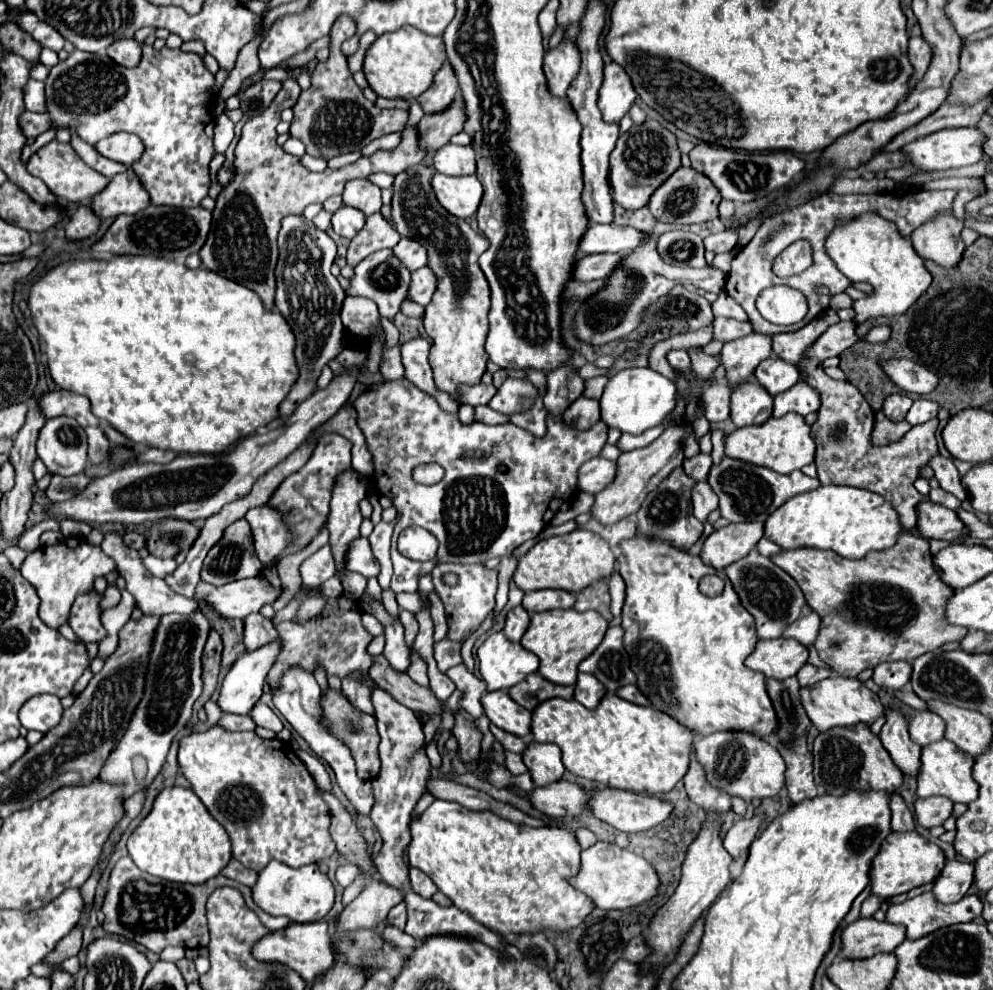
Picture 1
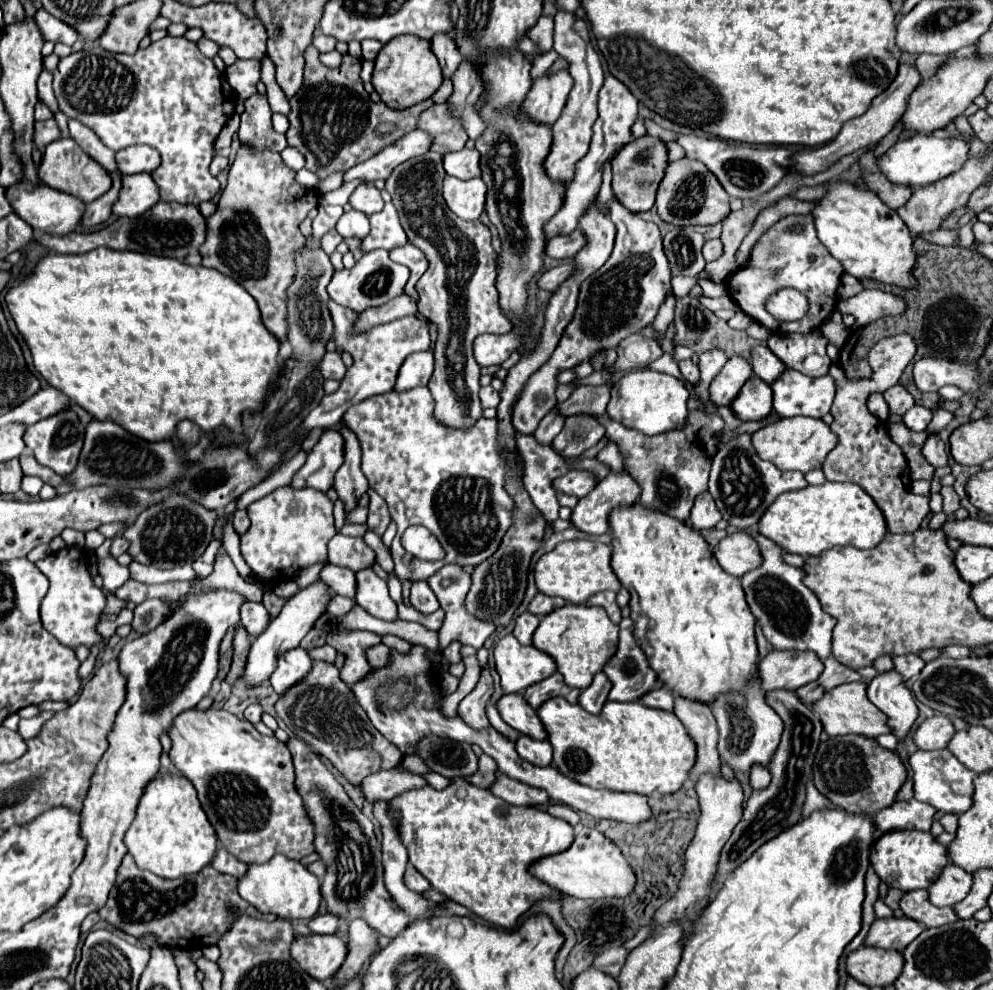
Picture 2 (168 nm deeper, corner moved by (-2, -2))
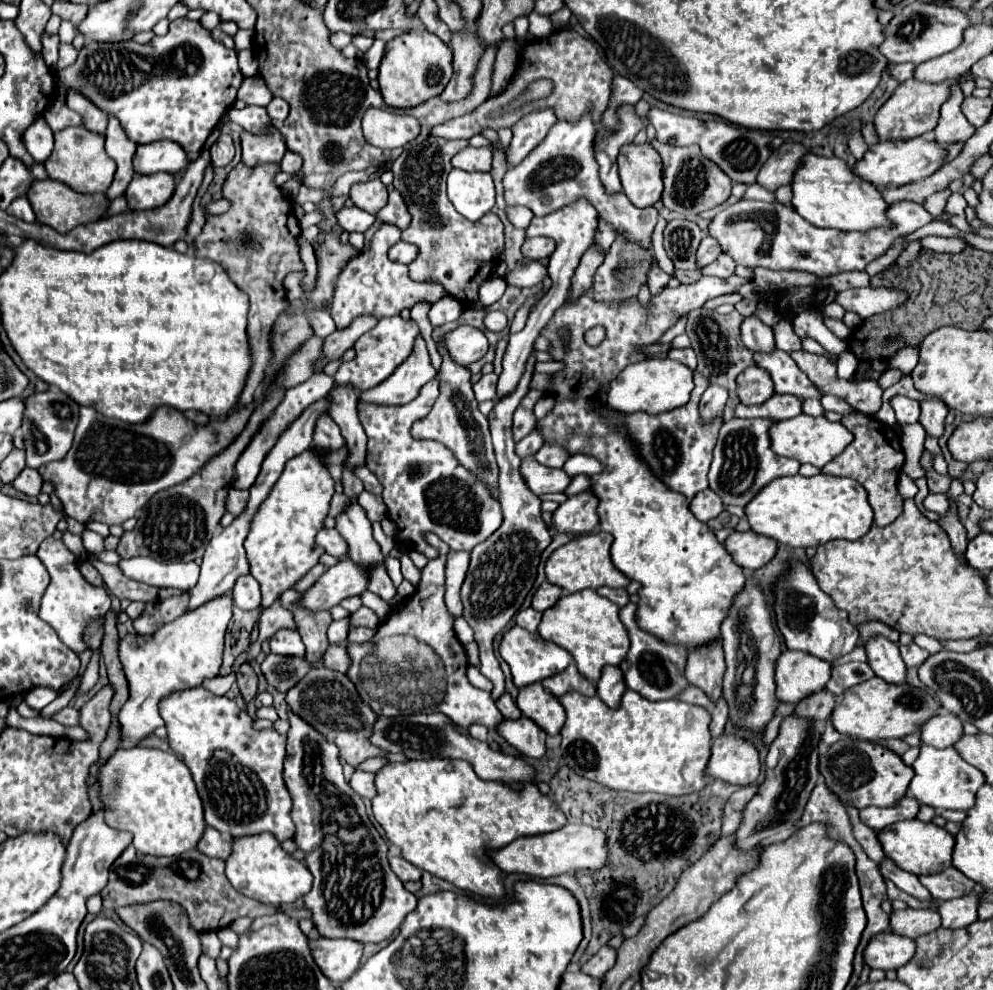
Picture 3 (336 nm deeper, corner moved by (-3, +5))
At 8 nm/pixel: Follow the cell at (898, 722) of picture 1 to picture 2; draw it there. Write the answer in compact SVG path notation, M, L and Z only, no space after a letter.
M894 670L878 674L868 684L868 698L876 708L880 708L880 712L884 712L892 734L904 742L918 718L914 696L906 688L904 680Z

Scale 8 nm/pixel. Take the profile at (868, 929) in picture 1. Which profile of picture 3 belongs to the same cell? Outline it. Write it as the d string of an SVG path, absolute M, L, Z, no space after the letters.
M903 909L891 913L891 931L917 939L925 933L931 933L941 927L939 911L931 909Z

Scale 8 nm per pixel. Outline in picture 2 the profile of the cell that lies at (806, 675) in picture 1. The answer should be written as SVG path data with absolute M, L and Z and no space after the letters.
M810 682L810 684L800 686L800 688L796 690L796 694L798 694L798 698L800 698L802 702L812 704L814 700L818 700L818 698L824 694L824 688L822 688L818 682Z

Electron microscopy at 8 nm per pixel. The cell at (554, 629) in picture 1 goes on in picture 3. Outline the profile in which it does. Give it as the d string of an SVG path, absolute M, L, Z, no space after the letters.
M591 589L565 595L557 601L557 605L547 609L539 625L539 635L567 649L573 655L579 673L591 681L599 681L601 669L605 665L621 665L615 661L623 661L629 651L629 637L625 625L619 619L619 607Z

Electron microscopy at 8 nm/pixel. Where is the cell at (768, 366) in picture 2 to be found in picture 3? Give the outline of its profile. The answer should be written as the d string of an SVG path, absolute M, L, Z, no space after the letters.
M745 317L743 325L741 325L741 337L743 343L755 353L759 349L775 349L775 341L773 341L773 329L769 325L765 325L761 319L757 317Z

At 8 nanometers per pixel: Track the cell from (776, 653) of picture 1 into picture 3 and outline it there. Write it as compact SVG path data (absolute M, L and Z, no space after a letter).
M787 649L777 659L777 669L775 669L777 699L781 705L797 705L803 697L825 689L829 677L831 677L831 665L829 663L819 661L817 657L807 657L807 653L795 653L795 651Z

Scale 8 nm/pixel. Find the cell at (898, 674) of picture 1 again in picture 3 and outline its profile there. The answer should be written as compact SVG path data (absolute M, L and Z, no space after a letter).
M911 643L907 647L901 647L901 657L907 667L919 667L929 657L929 653L925 649L917 647L915 643Z

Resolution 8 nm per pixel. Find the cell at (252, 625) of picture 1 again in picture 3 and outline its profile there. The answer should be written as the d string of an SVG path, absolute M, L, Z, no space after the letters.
M251 573L241 575L235 581L235 587L231 591L233 603L241 609L257 609L261 605L261 591L259 591L259 583L255 581L255 577Z

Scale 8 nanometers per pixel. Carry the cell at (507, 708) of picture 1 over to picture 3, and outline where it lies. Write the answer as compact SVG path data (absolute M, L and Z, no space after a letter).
M533 683L521 689L517 707L549 735L557 735L565 723L565 709L559 697L551 695L541 683Z

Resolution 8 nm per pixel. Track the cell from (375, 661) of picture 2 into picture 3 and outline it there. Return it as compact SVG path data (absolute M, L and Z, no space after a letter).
M353 627L349 631L349 641L351 643L363 643L363 641L369 641L371 637L375 635L375 629L367 629L367 627Z

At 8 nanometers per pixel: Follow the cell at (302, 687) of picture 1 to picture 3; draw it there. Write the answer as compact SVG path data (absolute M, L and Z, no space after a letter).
M279 629L271 639L269 639L271 651L279 653L279 655L303 655L305 653L305 645L299 637L299 631L295 629Z

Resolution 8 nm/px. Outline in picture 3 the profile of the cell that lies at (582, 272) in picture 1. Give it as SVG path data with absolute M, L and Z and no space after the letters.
M531 261L509 271L505 275L505 281L507 285L515 285L515 287L535 287L545 279L545 275L547 275L547 267L537 261Z

